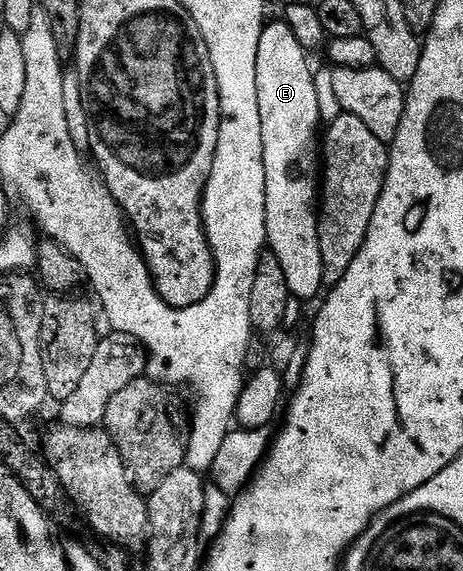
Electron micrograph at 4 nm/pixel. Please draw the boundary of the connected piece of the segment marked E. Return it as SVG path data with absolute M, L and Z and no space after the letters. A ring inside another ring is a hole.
M285 22L273 24L267 23L263 27L260 34L260 46L256 50L256 94L260 102L260 134L264 138L264 186L261 191L266 195L266 201L262 204L260 209L261 215L264 217L264 235L265 243L268 245L269 251L276 258L276 262L280 262L280 267L284 269L284 278L288 282L288 290L291 297L295 301L310 300L318 291L323 291L324 285L322 279L324 278L324 266L320 258L320 238L318 237L318 212L316 211L316 201L320 196L320 107L317 105L316 86L314 85L314 72L310 64L306 61L308 58L307 51L302 49L302 46L296 40L295 34Z

